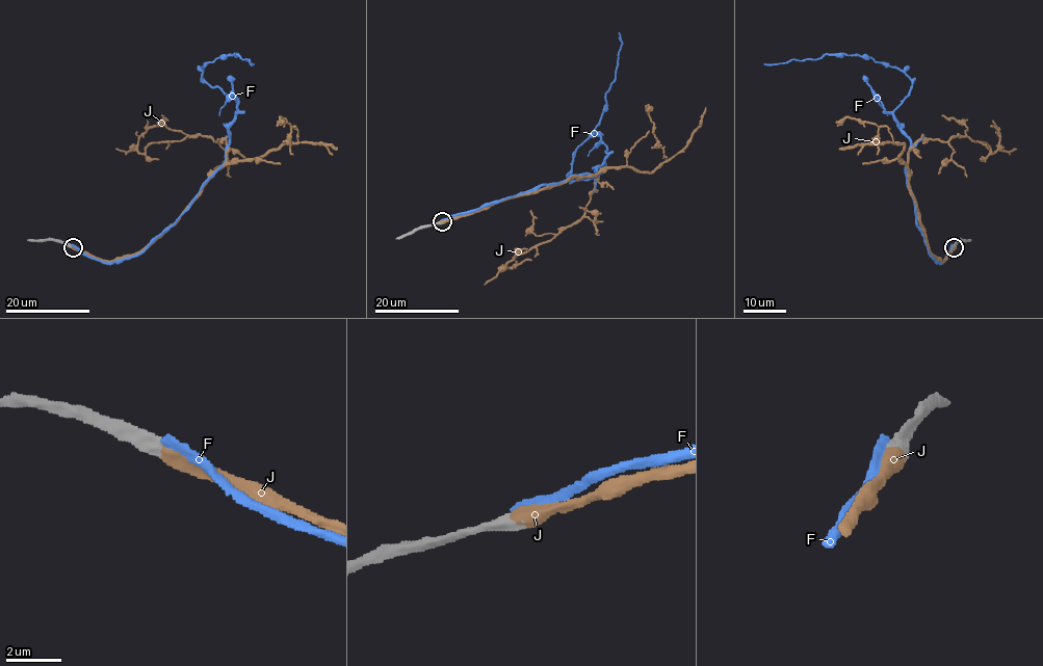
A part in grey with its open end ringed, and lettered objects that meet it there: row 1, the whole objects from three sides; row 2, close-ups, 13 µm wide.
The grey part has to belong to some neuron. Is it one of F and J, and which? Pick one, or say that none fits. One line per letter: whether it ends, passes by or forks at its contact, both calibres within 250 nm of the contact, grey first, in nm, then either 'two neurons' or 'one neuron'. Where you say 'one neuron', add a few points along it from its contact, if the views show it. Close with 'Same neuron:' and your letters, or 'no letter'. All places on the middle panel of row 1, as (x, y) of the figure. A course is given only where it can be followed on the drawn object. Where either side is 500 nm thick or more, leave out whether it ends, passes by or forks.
F: 600/320 nm | two neurons
J: 600/600 nm | one neuron | via (442, 222), (575, 177), (594, 176), (585, 213), (551, 239), (519, 254), (506, 266), (531, 260)
Same neuron: J

